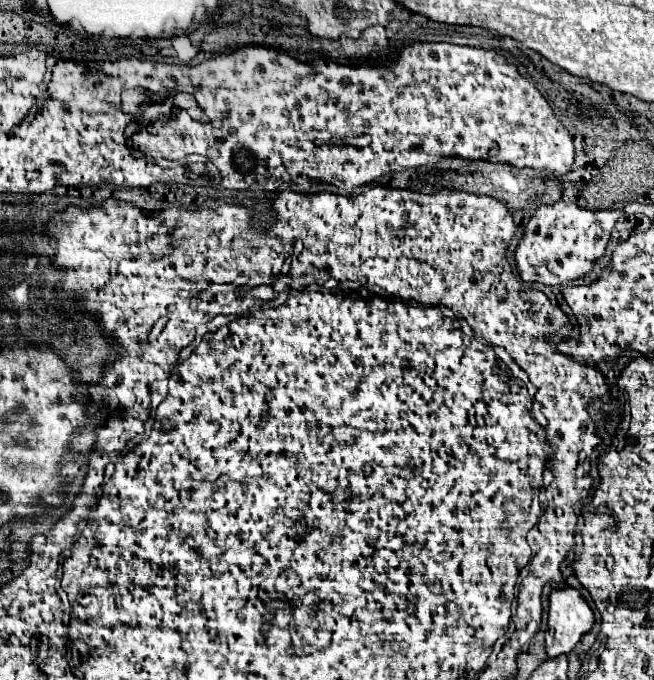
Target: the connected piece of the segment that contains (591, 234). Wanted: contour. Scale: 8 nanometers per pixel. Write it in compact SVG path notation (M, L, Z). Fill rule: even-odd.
M556 201L538 207L524 227L524 235L514 251L520 277L526 283L560 285L586 275L592 269L592 263L604 255L616 219L618 211L590 211L570 201Z

